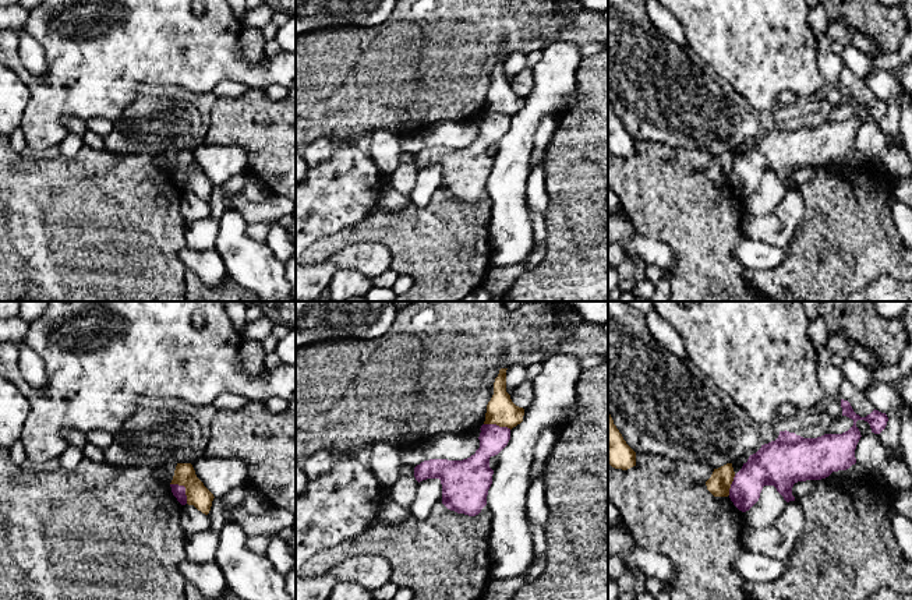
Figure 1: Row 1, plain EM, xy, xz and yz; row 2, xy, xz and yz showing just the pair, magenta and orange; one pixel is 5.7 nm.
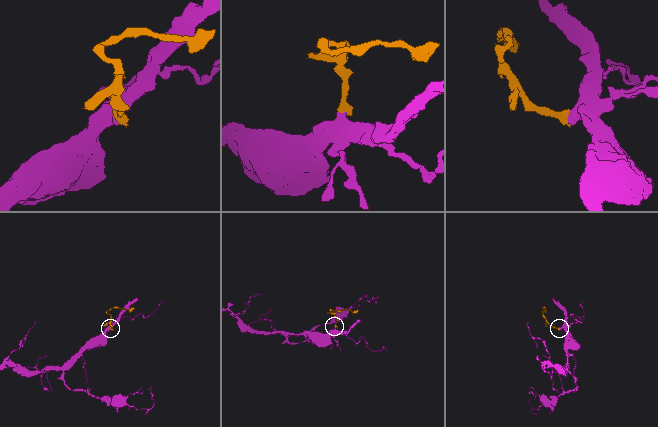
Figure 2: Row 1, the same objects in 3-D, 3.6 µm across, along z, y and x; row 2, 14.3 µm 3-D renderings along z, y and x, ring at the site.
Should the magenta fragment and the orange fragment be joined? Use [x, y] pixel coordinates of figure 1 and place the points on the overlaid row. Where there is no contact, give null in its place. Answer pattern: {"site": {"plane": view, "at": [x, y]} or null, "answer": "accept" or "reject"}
{"site": {"plane": "xy", "at": [184, 489]}, "answer": "reject"}

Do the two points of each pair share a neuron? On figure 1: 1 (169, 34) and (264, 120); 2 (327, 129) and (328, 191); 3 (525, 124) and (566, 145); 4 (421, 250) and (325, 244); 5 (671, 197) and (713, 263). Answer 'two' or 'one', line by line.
1: two
2: two
3: two
4: one
5: one

